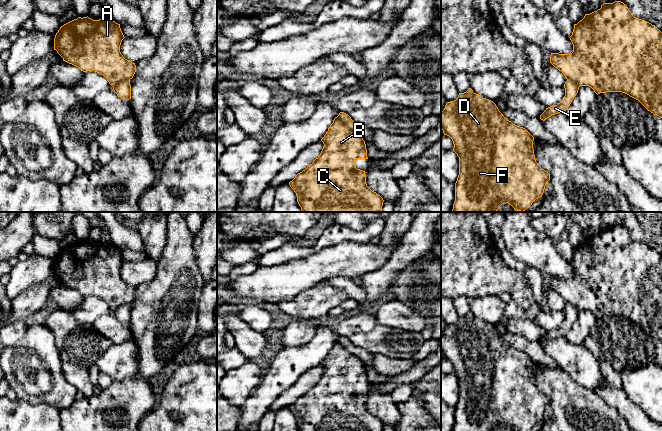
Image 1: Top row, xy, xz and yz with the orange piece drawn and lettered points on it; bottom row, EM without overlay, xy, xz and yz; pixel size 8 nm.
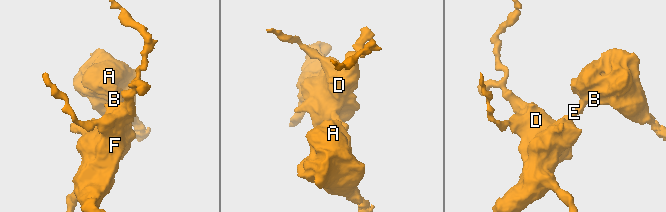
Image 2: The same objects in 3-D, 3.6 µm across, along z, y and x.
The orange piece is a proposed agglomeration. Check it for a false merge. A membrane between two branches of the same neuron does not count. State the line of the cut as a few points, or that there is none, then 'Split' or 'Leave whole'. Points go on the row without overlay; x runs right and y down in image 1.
Split along xz (337, 340), (349, 351), (356, 353). Split

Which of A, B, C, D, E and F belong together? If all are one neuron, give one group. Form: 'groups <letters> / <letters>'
groups A B C / D E F

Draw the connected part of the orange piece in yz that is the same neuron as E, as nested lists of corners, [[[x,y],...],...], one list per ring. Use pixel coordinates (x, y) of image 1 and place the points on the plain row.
[[[567,304],[564,308],[565,320],[563,323],[557,329],[546,332],[546,334],[540,339],[540,343],[544,345],[552,339],[565,336],[578,317],[579,311],[580,310],[575,306]]]

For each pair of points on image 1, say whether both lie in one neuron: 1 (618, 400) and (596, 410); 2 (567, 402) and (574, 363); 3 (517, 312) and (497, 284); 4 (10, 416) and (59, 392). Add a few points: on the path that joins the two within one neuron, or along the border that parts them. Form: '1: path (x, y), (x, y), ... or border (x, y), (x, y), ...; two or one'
1: border (592, 390), (625, 419); two
2: border (560, 367), (574, 380), (591, 390); two
3: border (512, 299), (525, 310); two
4: border (18, 397), (31, 403), (51, 404), (58, 410); two

